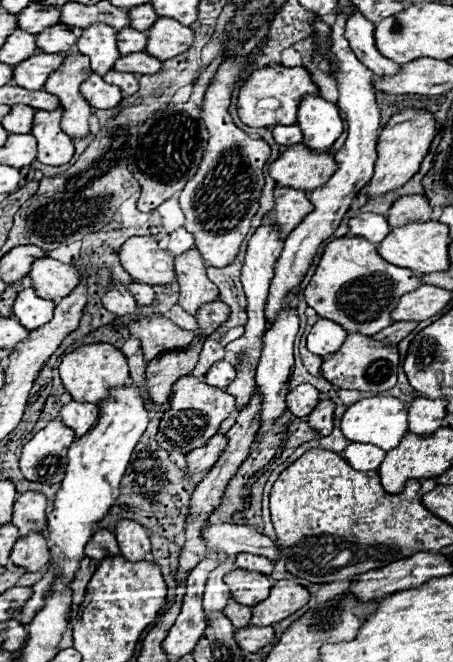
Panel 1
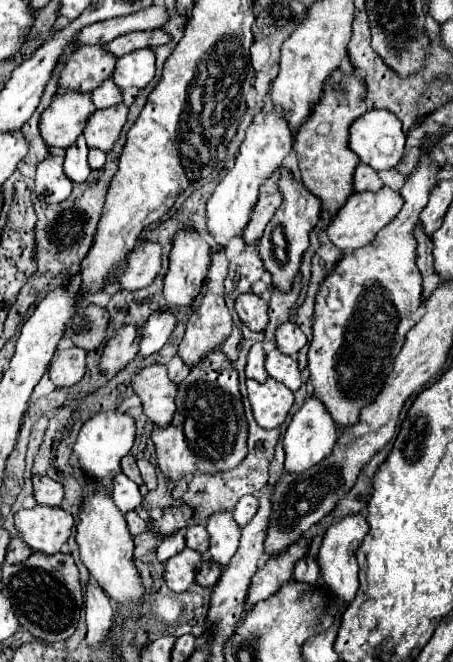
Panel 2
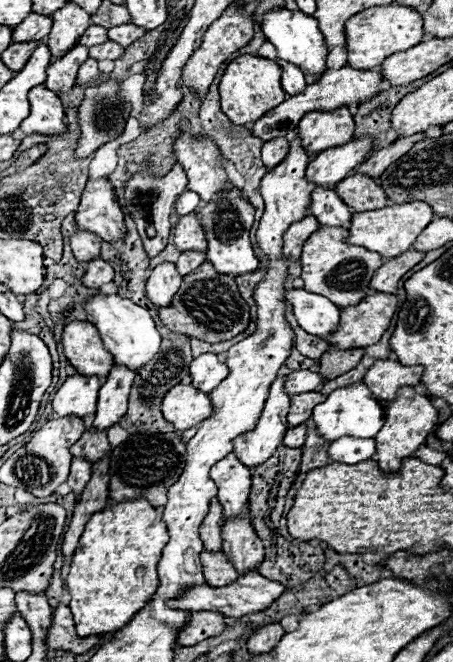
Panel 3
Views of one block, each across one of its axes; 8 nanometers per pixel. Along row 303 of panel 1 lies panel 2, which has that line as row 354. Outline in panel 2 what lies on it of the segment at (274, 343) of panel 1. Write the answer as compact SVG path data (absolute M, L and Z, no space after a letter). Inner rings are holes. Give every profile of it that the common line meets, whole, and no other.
M284 322L276 330L276 346L280 352L284 352L288 356L298 354L306 342L308 342L306 336L294 322Z

